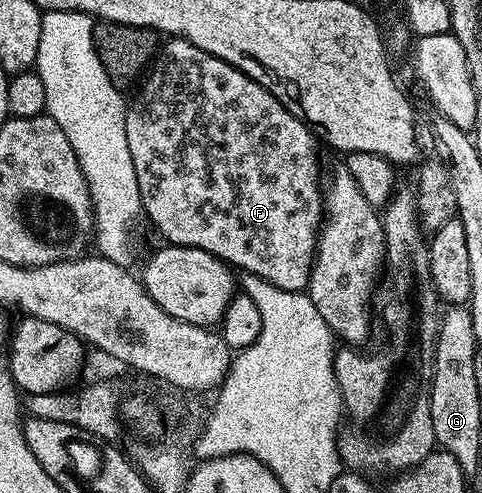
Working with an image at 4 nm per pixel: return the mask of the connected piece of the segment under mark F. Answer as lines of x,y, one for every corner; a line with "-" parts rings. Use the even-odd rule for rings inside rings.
172,37
167,42
165,47
163,44
159,48
146,78
139,84
141,87
136,100
133,103
131,100
127,104
126,145
130,145
134,173
138,173
138,193
143,214
160,230
161,237
169,244
209,251
233,268
257,274
258,277
264,278
280,289
303,292
307,288
308,278
312,276
312,261
316,257
316,240
322,226
320,151
316,148
317,136
313,128
309,127
300,116
286,110
266,88
258,85
258,81
254,81
234,65
198,49
198,45
185,39

